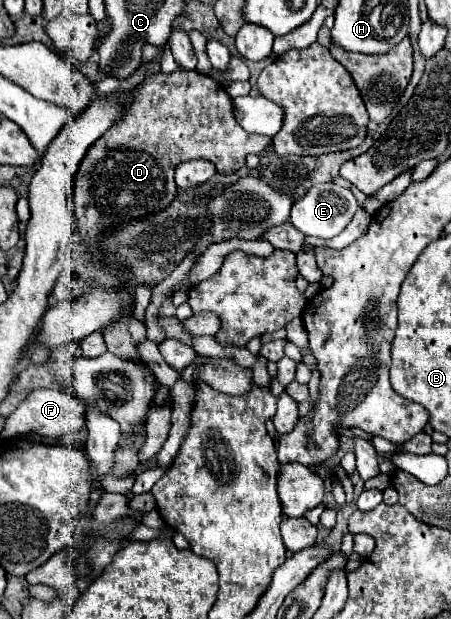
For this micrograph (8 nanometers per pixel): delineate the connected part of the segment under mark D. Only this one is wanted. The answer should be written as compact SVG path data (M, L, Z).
M195 70L147 76L139 86L135 86L133 94L135 96L127 110L123 110L121 120L117 120L87 150L79 172L75 174L75 182L71 182L71 206L77 220L77 230L81 240L89 244L97 242L103 226L139 218L167 206L167 202L171 202L171 198L177 194L177 184L173 178L177 164L193 158L207 158L215 162L217 172L235 172L245 166L247 154L261 154L271 144L271 138L267 136L245 132L233 116L233 102L225 88L213 78Z

